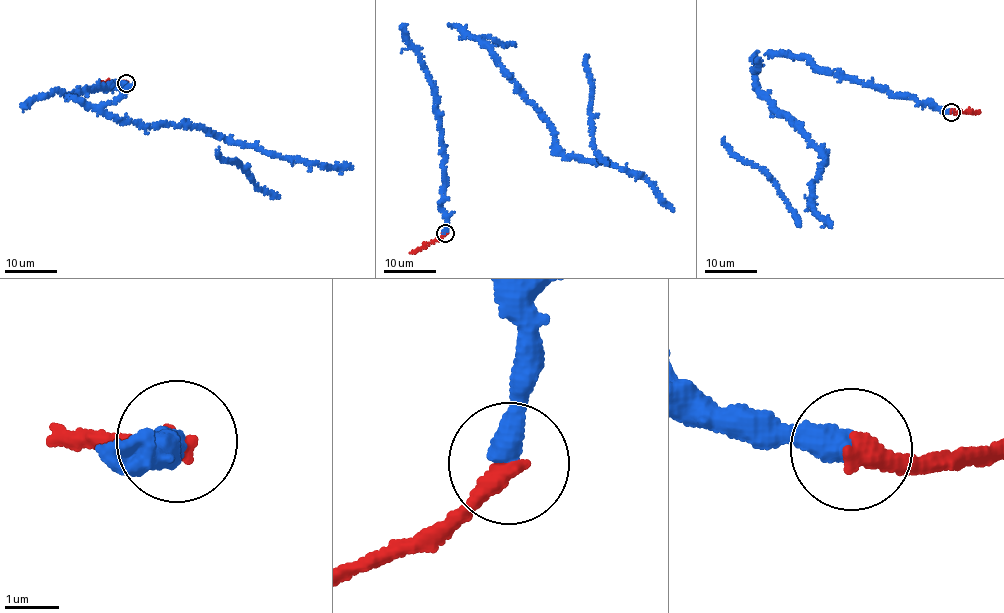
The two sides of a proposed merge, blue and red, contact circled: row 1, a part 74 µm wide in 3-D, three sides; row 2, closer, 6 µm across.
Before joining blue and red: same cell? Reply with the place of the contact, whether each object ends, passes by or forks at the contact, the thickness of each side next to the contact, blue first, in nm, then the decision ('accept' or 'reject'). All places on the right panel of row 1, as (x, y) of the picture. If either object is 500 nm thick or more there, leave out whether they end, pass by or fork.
at (951, 112); blue ends there; red ends there; 480 nm thick on the blue side, 400 nm on the other; reject

